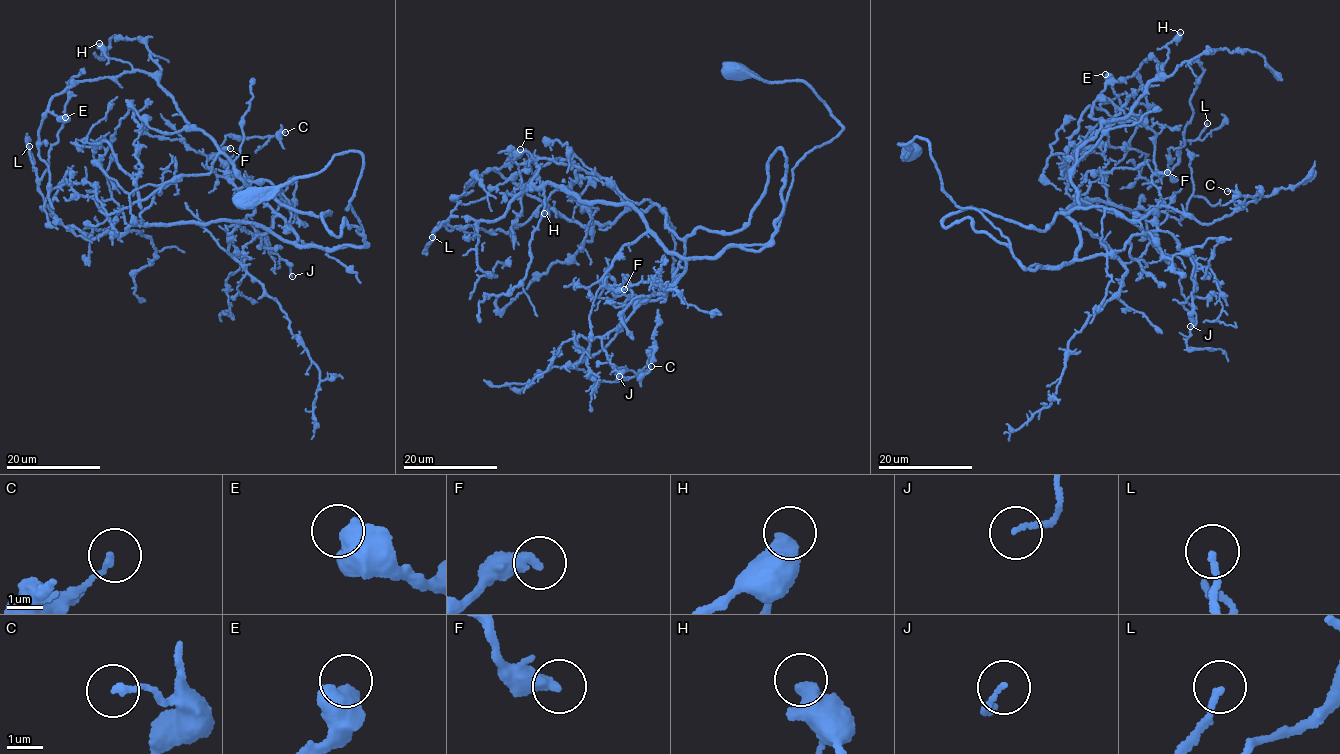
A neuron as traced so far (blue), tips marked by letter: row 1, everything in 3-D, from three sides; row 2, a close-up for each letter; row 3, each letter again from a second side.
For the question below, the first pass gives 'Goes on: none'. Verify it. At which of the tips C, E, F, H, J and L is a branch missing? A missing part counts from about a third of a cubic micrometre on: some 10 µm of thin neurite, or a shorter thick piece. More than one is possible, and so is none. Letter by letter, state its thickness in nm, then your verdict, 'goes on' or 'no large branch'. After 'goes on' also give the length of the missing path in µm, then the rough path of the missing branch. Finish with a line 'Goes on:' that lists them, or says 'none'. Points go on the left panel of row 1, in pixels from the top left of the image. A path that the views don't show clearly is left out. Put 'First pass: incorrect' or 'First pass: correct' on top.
First pass: correct
C: 160 nm | no large branch
E: 700 nm | no large branch
F: 400 nm | no large branch
H: 600 nm | no large branch
J: 110 nm | no large branch
L: 170 nm | no large branch
Goes on: none

